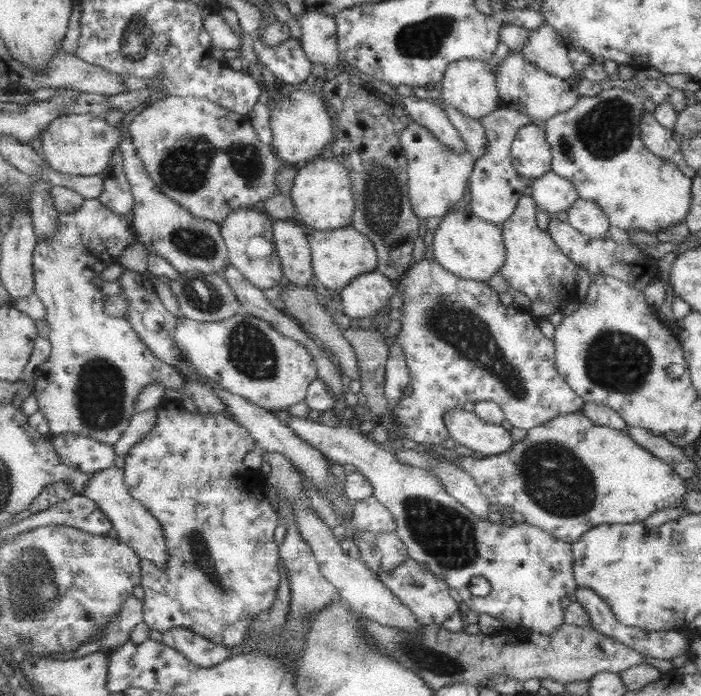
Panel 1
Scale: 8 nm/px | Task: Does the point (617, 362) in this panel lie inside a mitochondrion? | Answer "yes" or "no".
yes

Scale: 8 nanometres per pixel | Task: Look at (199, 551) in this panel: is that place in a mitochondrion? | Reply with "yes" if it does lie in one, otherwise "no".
yes

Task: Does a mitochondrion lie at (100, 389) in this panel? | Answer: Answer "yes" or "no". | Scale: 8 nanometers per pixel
yes

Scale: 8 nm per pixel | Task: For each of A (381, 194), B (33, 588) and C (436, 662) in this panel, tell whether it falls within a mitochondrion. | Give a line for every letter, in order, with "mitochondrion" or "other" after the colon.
A: mitochondrion
B: mitochondrion
C: mitochondrion

